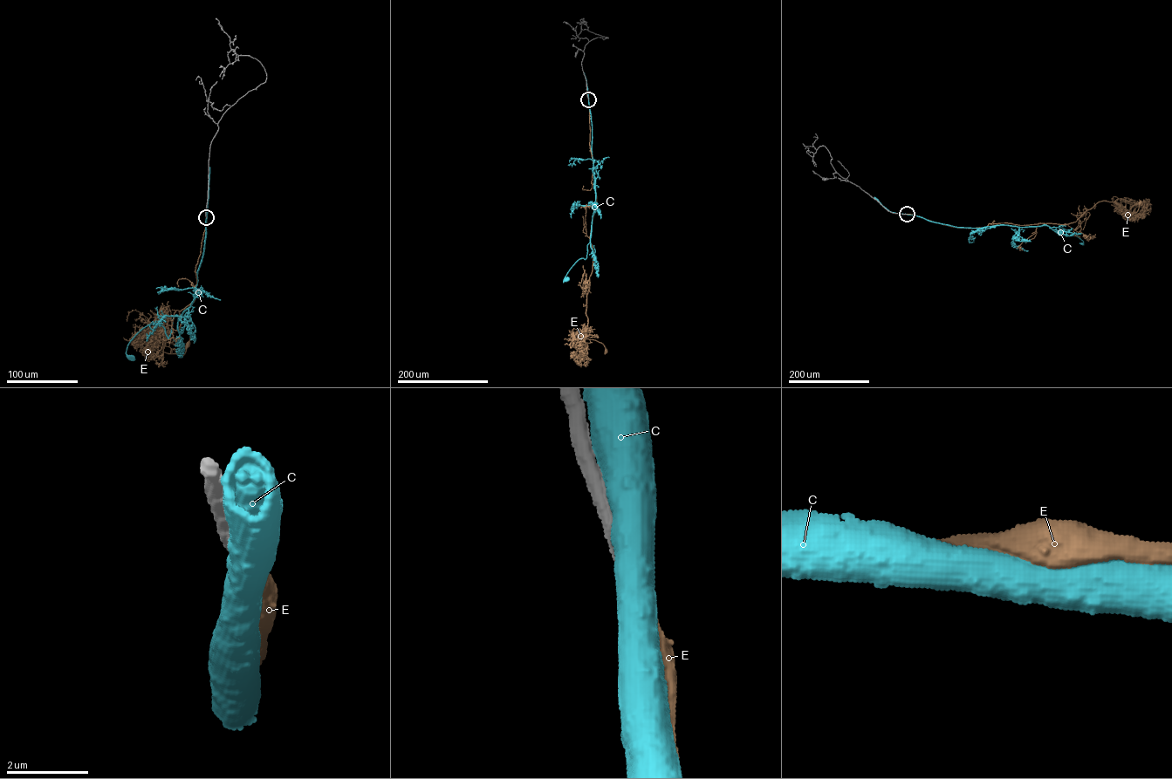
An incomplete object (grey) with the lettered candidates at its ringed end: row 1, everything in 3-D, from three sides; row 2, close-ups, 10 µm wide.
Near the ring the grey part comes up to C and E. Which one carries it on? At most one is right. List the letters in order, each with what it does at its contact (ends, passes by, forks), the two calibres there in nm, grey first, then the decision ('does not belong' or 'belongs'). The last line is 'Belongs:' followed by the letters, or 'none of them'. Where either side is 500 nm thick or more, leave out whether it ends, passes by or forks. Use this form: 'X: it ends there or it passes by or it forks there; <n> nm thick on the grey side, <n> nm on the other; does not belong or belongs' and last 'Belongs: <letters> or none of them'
C: 340 nm thick on the grey side, 850 nm on the other; does not belong
E: it ends there; 340 nm thick on the grey side, 280 nm on the other; belongs
Belongs: E

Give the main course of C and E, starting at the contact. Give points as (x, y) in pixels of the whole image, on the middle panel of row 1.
C: (588, 99), (592, 126), (594, 212), (586, 257), (574, 263), (563, 283), (566, 279)
E: (588, 99), (596, 207), (583, 340), (596, 340), (606, 351)

